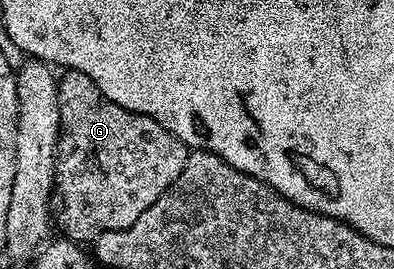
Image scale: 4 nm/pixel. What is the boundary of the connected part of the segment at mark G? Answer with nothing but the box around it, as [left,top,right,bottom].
[54,70,188,244]

